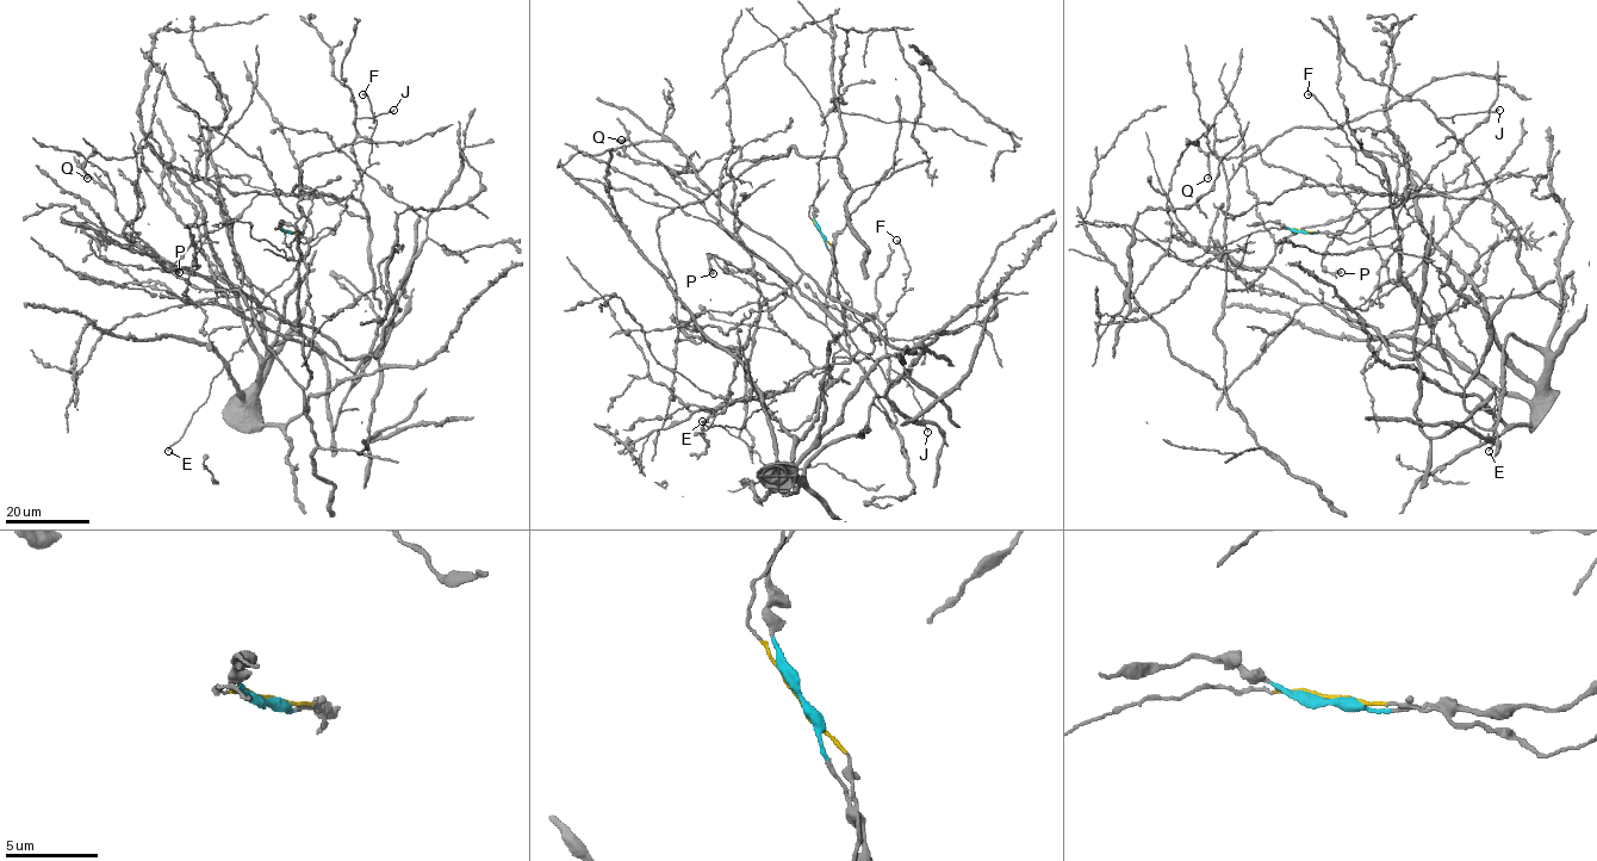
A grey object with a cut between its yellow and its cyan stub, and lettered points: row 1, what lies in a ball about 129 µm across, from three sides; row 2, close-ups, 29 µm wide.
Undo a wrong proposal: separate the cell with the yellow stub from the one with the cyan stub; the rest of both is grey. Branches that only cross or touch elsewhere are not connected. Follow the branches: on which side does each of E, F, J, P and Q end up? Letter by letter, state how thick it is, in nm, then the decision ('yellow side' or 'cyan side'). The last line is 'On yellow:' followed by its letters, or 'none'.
E: 190 nm | yellow side
F: 400 nm | yellow side
J: 160 nm | cyan side
P: 550 nm | cyan side
Q: 340 nm | cyan side
On yellow: E, F

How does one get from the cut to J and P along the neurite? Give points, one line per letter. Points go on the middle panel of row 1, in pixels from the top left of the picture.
J: (820, 233), (834, 264), (849, 354), (894, 423), (887, 396), (889, 371), (898, 372), (912, 388), (927, 432)
P: (820, 233), (834, 264), (847, 351), (782, 287), (757, 280), (708, 254), (713, 273)

